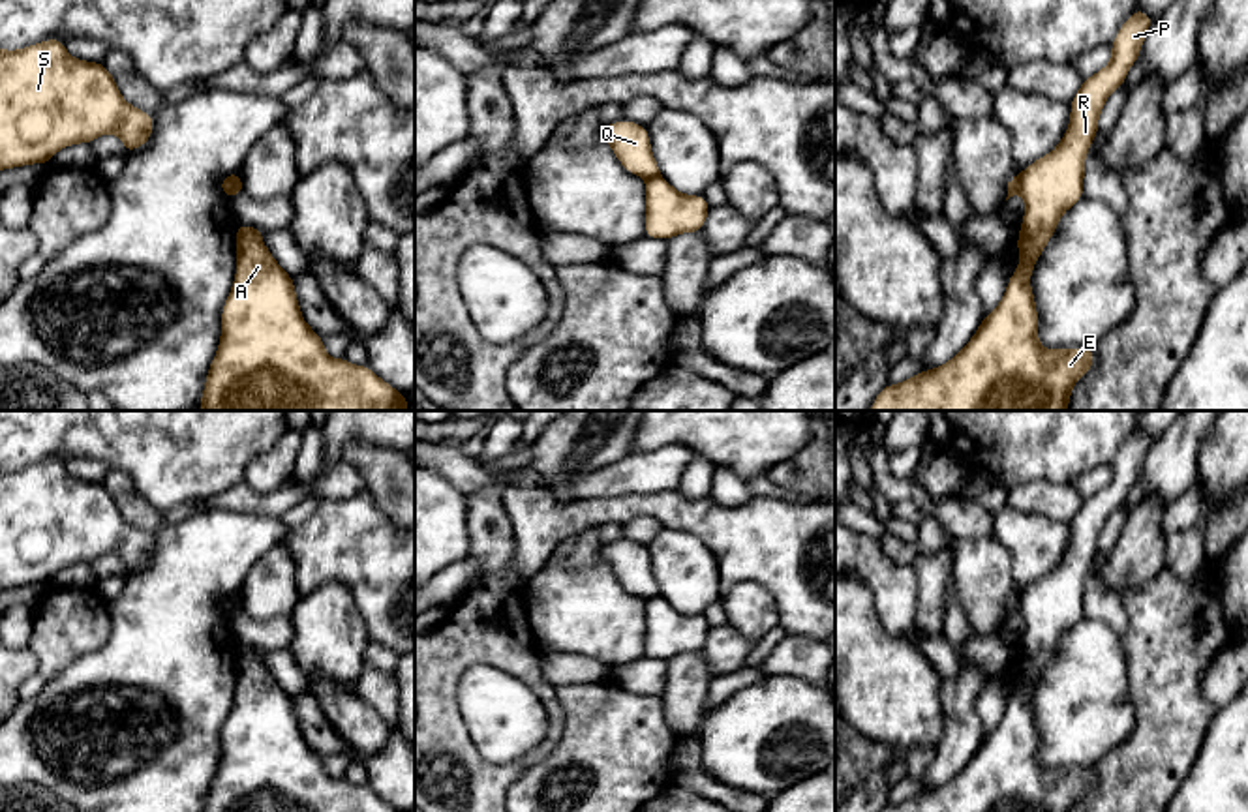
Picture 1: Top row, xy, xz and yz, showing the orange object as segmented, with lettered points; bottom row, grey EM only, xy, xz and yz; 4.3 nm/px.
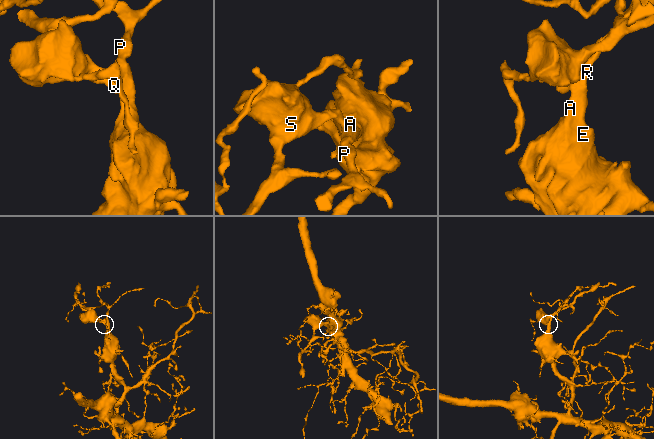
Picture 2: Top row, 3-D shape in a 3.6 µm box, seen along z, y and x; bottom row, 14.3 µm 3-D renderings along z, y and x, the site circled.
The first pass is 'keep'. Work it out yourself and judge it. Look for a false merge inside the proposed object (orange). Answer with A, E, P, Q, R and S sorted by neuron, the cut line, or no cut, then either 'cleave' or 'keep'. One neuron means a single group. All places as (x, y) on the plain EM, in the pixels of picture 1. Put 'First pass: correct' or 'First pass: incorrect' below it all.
A E P R / Q S; cut in yz along (1018, 595), (1019, 612); cleave
First pass: incorrect

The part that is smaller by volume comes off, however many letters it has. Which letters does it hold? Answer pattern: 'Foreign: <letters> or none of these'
Foreign: Q, S

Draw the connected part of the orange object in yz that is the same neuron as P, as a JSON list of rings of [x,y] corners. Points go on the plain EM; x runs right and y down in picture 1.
[[[1141,428],[1126,439],[1111,463],[1111,482],[1092,497],[1083,499],[1077,514],[1068,523],[1072,536],[1057,568],[1021,591],[1019,613],[1025,619],[1025,636],[1015,662],[1021,679],[1010,696],[1000,724],[989,735],[983,735],[976,754],[951,780],[923,789],[899,804],[886,804],[880,812],[1072,812],[1073,804],[1092,789],[1094,767],[1043,769],[1040,765],[1040,737],[1030,696],[1055,654],[1058,639],[1083,619],[1085,578],[1100,553],[1102,529],[1111,512],[1124,504],[1152,443],[1154,439]]]

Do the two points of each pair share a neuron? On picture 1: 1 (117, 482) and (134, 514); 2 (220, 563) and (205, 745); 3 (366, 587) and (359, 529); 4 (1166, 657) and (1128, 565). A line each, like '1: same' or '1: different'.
1: same
2: same
3: same
4: different

